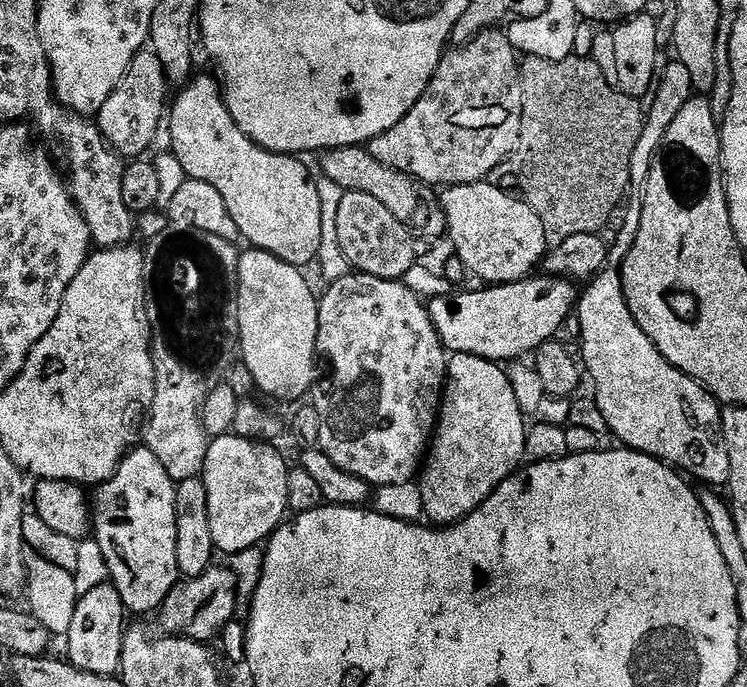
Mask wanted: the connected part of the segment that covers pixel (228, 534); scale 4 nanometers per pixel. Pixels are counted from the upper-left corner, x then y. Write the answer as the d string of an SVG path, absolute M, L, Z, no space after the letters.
M225 434L215 437L208 445L208 453L205 456L204 469L202 471L202 479L206 486L206 502L210 510L210 534L214 538L214 546L217 553L223 554L225 557L232 557L242 550L250 550L251 547L261 547L271 537L272 533L285 523L286 516L284 512L289 511L288 507L288 470L290 467L289 461L284 461L284 456L278 449L272 448L271 443L261 442L258 440L248 440L244 436L237 436L235 434Z

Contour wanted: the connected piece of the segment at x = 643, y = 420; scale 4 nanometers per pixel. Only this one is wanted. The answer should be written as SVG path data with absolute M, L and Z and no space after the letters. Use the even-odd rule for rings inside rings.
M605 270L595 277L587 285L588 288L583 289L582 295L578 300L578 317L580 316L580 336L584 339L584 356L582 355L582 364L588 372L592 375L592 380L596 383L596 392L594 392L594 399L601 410L602 416L607 424L607 431L616 435L621 445L632 449L633 452L641 452L647 456L652 456L656 460L662 460L665 464L671 464L673 468L679 470L681 473L687 474L693 481L701 480L699 483L704 486L724 486L727 485L730 478L730 454L726 446L726 438L722 430L722 408L715 396L704 387L703 384L693 380L691 376L681 372L676 368L665 356L659 352L654 346L654 342L642 330L642 326L638 326L638 322L634 318L634 314L628 308L628 299L624 296L624 283L620 280L619 271Z

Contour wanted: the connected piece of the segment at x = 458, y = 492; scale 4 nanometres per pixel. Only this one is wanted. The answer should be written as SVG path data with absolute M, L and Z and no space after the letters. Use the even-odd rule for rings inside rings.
M461 352L449 359L448 379L440 402L436 430L418 480L424 516L433 525L447 526L466 519L471 512L478 510L478 506L482 506L482 502L486 502L486 498L490 498L490 494L494 494L501 482L510 478L525 463L528 428L524 424L524 412L520 409L520 400L516 397L511 378L500 368L503 367L497 361Z

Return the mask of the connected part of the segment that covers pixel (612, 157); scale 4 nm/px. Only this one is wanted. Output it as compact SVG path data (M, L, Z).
M573 54L565 60L529 56L523 61L522 75L524 109L520 144L508 157L506 169L520 183L523 199L540 215L553 241L571 238L574 234L603 233L628 188L633 187L634 150L638 150L638 138L642 138L646 119L645 109L640 109L641 101L621 92L609 73L587 56Z

